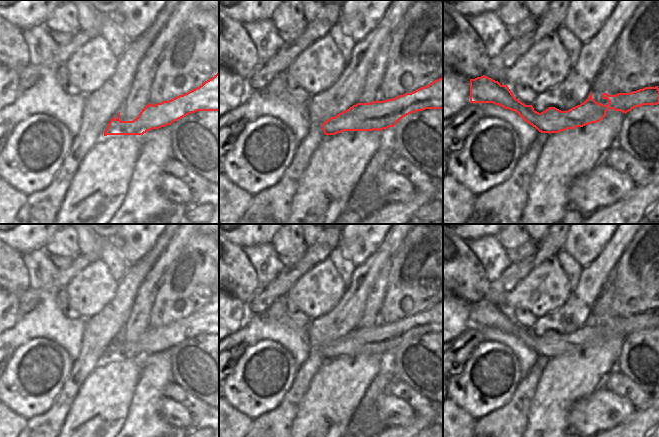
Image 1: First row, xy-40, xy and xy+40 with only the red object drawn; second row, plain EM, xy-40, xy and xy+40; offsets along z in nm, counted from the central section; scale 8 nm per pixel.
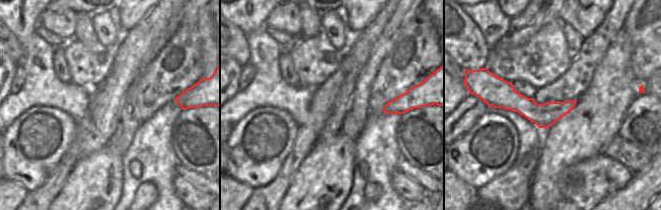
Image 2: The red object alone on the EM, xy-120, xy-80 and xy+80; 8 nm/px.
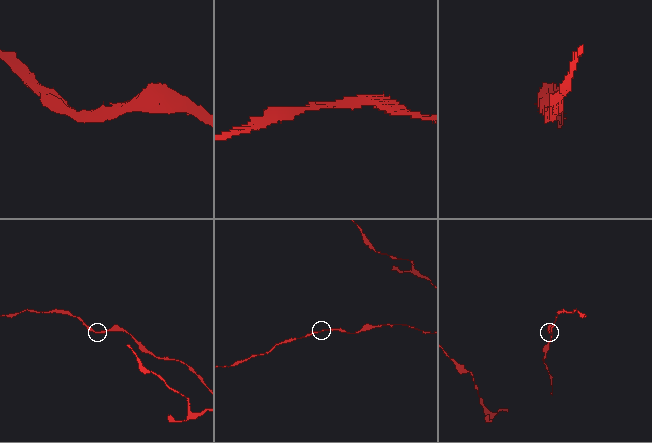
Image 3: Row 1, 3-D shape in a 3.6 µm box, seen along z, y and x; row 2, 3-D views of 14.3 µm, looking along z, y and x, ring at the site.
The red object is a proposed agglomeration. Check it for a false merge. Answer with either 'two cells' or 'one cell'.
one cell

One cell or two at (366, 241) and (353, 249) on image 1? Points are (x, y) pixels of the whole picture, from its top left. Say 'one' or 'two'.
one

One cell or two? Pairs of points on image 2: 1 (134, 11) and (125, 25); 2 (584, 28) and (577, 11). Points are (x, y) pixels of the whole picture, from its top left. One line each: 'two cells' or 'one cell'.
1: one cell
2: one cell

